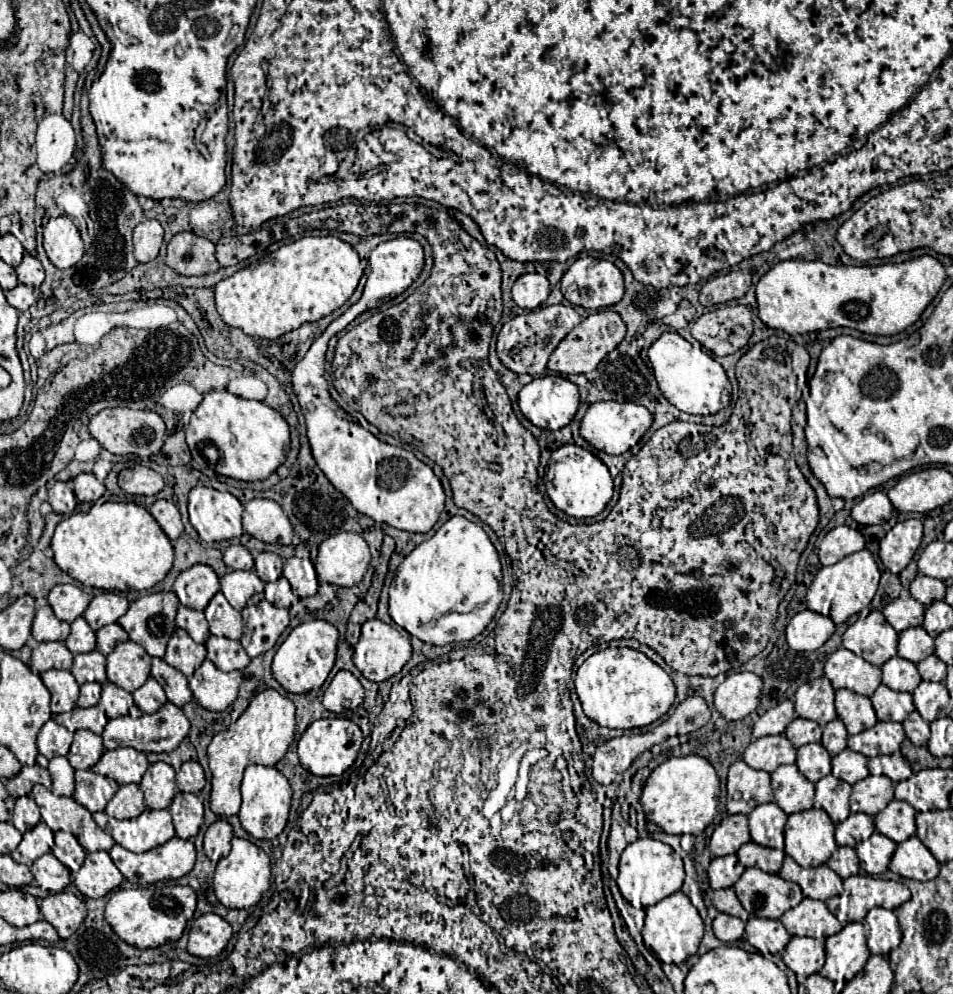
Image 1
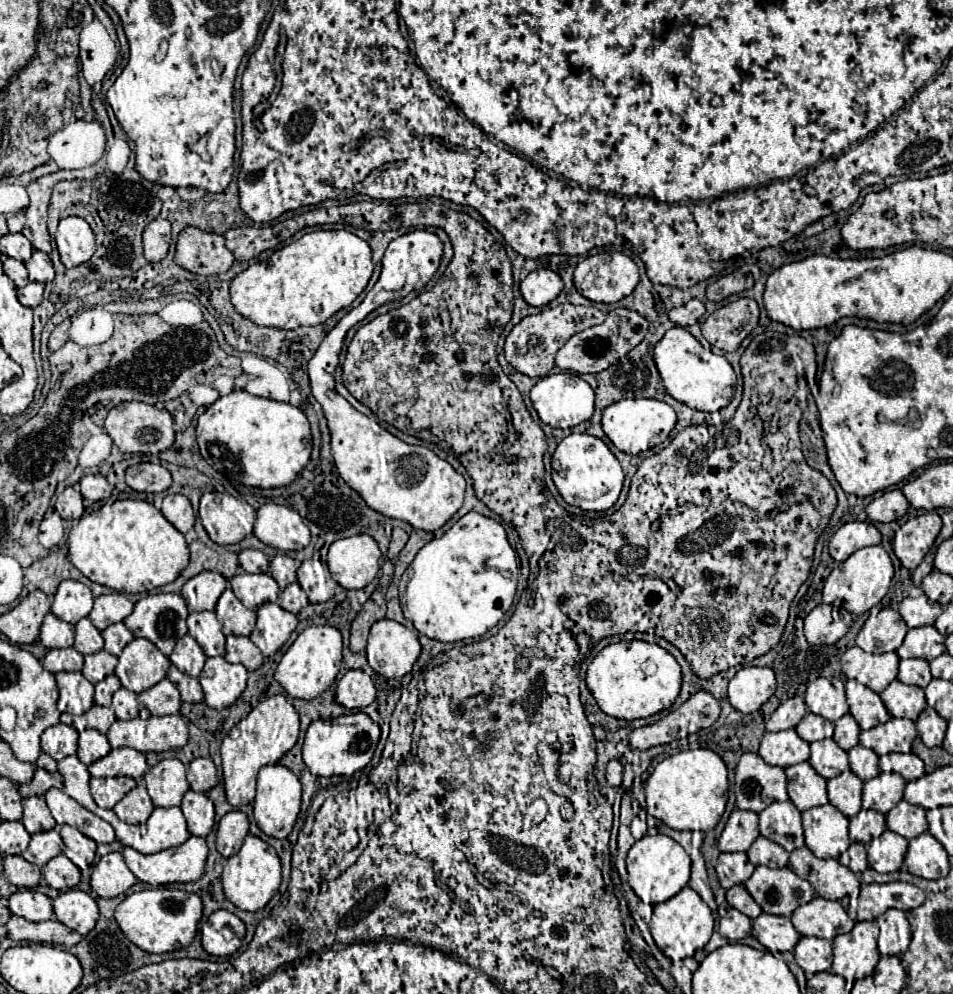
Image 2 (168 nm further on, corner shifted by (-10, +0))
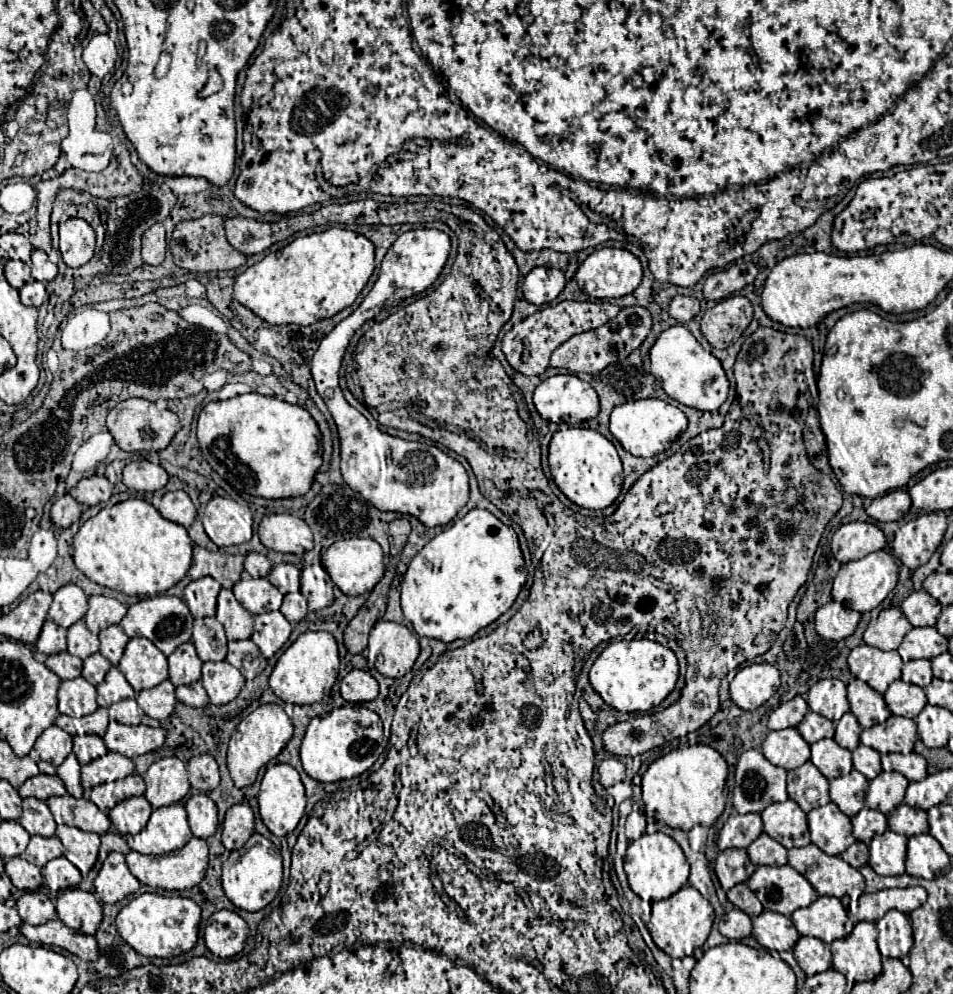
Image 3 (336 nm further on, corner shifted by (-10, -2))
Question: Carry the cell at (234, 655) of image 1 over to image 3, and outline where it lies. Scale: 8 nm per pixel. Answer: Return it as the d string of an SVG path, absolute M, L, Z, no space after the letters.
M247 639L247 641L231 641L229 643L229 653L227 661L235 665L245 679L255 679L267 665L267 659L261 655L257 645Z

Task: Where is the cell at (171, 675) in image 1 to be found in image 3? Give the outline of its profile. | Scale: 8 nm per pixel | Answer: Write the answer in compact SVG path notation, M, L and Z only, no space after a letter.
M201 681L177 687L177 699L189 707L205 707L209 703L209 697L201 685Z

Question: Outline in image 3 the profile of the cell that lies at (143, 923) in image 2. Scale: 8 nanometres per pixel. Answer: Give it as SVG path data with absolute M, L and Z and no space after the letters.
M143 893L119 911L115 925L119 935L137 953L145 957L167 959L193 949L199 937L199 921L201 921L201 909L195 901L183 897L163 897L157 893Z

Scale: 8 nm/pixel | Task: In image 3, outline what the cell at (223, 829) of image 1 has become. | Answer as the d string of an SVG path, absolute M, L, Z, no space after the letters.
M245 803L233 805L223 821L223 845L229 851L241 849L245 841L253 835L253 825L255 825L253 809Z

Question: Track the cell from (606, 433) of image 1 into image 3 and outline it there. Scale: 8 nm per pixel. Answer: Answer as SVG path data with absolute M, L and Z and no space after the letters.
M639 399L615 407L611 413L611 433L623 445L623 449L635 457L653 457L671 447L671 443L687 429L687 415L661 399Z

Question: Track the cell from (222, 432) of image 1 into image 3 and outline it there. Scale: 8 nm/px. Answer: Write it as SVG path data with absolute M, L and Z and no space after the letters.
M259 393L207 403L199 413L197 439L207 463L233 489L265 499L305 495L319 471L319 427L307 409Z

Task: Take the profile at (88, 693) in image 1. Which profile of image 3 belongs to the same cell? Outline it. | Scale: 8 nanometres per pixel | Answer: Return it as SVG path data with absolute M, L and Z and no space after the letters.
M111 667L111 671L105 675L103 683L97 685L97 693L99 693L99 705L101 707L109 707L117 701L135 697L133 687L129 685L125 675L117 667Z

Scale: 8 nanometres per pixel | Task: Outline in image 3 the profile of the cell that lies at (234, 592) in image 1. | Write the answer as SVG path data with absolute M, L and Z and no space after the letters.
M243 575L239 583L235 583L233 593L237 601L251 613L259 615L265 611L277 611L283 603L283 595L279 593L277 587L269 583L269 579L259 577L253 579L249 575Z

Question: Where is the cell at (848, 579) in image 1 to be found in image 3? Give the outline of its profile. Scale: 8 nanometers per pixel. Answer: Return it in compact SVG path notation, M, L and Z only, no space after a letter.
M875 551L875 553L869 553L867 557L859 559L859 561L851 561L851 563L845 563L835 581L833 581L833 599L843 603L845 607L851 607L859 613L865 613L865 611L871 611L873 607L877 607L897 585L897 575L899 575L899 567L895 563L895 559L885 551Z

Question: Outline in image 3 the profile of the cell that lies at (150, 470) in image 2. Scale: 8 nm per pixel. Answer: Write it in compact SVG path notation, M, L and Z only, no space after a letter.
M133 461L123 467L123 483L135 491L157 491L167 485L167 471L151 461Z

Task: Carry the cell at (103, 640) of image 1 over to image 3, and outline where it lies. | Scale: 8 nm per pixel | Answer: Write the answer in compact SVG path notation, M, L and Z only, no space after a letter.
M111 625L111 627L107 627L107 629L103 629L103 631L99 633L99 641L101 641L99 653L101 653L107 661L111 661L113 665L117 665L119 659L121 659L121 655L123 655L123 649L125 649L129 637L121 631L119 625Z

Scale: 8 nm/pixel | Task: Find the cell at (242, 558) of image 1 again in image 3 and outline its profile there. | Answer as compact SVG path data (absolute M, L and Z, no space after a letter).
M249 553L245 557L245 571L251 575L251 577L267 577L269 571L271 571L271 563L265 555L261 553Z

